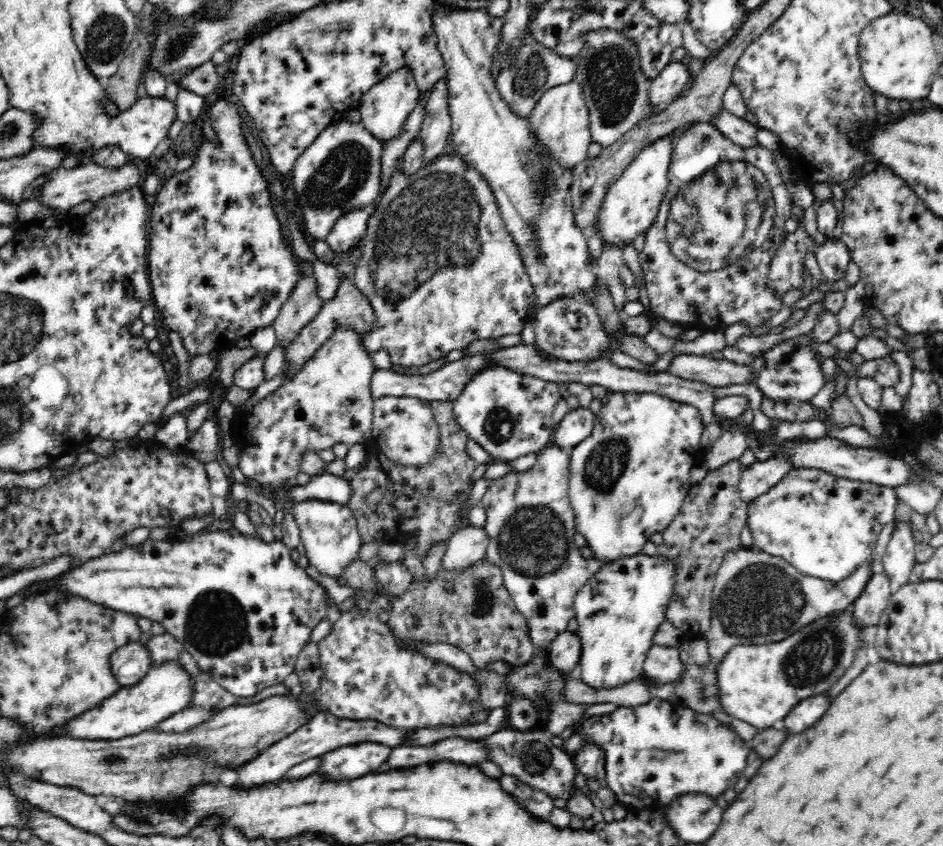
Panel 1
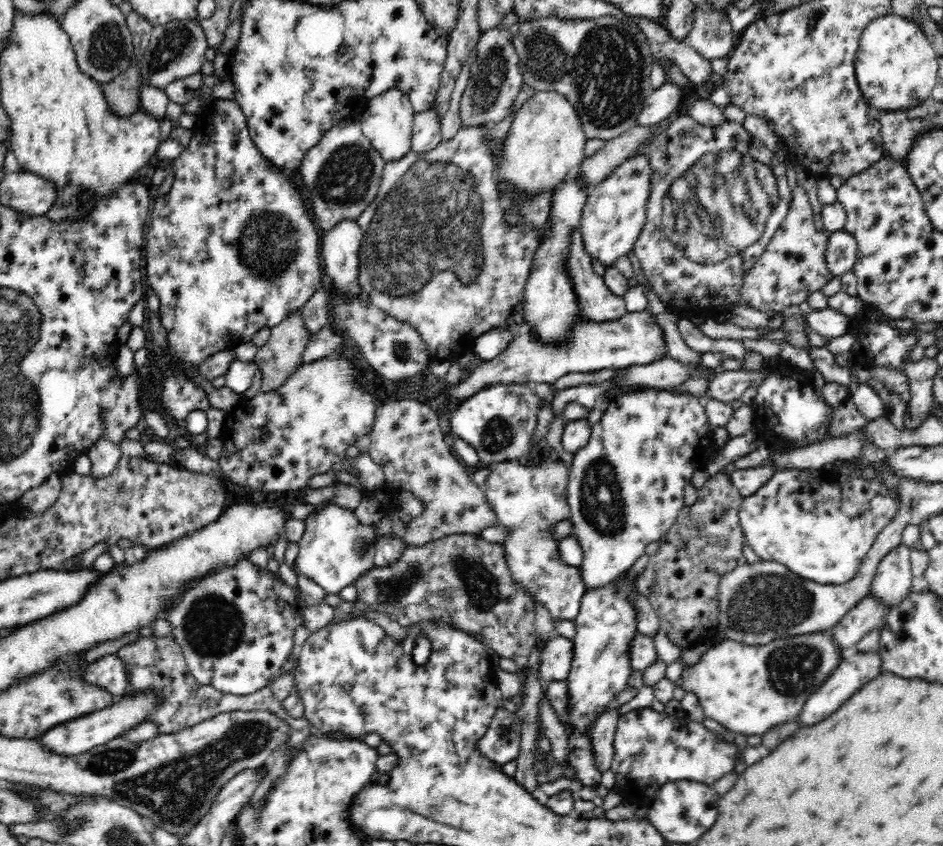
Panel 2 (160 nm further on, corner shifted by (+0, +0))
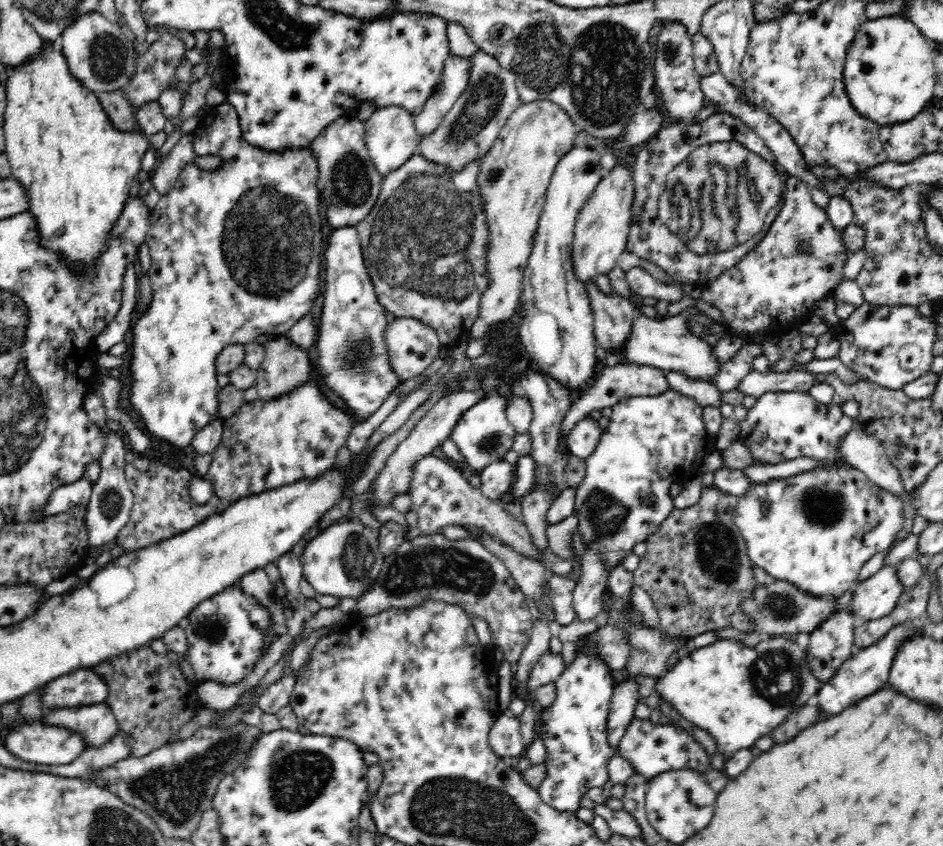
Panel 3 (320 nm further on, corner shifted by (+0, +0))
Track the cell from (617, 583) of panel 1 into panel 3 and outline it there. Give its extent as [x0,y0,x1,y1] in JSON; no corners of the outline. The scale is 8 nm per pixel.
[536,649,617,813]

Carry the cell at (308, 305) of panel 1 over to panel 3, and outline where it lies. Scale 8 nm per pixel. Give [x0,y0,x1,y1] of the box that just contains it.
[255,335,312,401]

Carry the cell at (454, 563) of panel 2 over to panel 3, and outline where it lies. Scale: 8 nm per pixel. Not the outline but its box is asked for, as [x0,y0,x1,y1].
[356,533,535,665]

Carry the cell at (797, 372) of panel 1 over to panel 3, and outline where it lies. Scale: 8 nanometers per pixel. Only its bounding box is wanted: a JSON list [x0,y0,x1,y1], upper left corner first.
[736,391,853,466]

